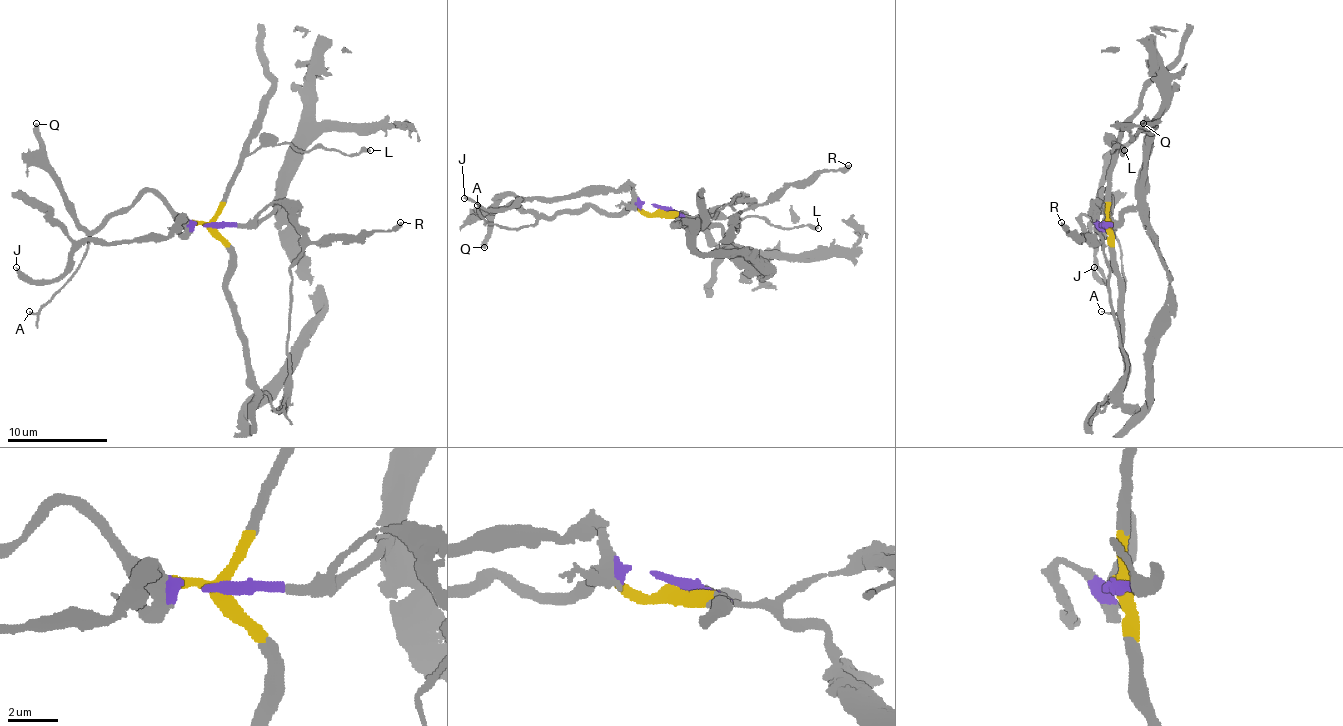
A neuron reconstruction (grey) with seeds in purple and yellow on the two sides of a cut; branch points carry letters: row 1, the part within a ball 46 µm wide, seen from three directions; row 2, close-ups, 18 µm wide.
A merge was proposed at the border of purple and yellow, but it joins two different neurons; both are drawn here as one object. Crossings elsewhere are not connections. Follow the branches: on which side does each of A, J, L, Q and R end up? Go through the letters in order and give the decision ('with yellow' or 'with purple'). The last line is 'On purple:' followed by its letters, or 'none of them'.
A: with yellow
J: with purple
L: with yellow
Q: with yellow
R: with purple
On purple: J, R

